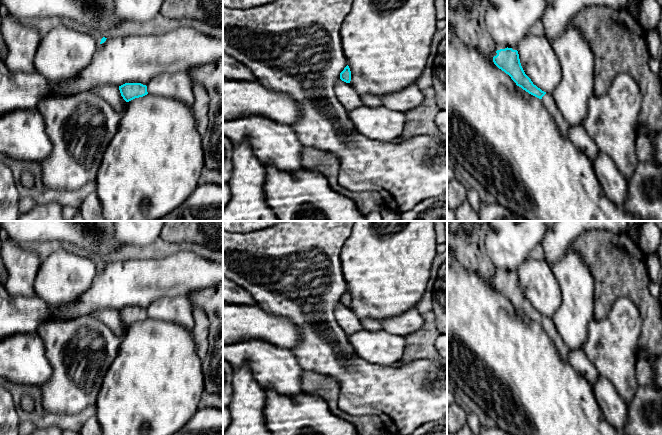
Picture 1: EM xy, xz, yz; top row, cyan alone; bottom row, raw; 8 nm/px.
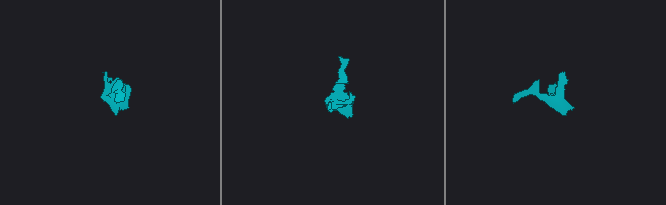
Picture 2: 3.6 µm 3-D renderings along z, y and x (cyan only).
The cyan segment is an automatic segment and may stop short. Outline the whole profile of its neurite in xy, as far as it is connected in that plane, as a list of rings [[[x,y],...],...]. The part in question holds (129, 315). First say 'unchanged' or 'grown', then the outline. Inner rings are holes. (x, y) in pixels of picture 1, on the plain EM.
unchanged; [[[125,307],[119,310],[121,320],[126,326],[148,318],[147,310],[141,307]]]

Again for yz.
grown; [[[498,268],[494,277],[490,279],[490,282],[499,293],[511,301],[517,310],[542,324],[549,338],[555,344],[560,357],[568,362],[570,350],[564,344],[552,318],[542,315],[534,309],[531,303],[525,298],[520,287],[518,275]]]

